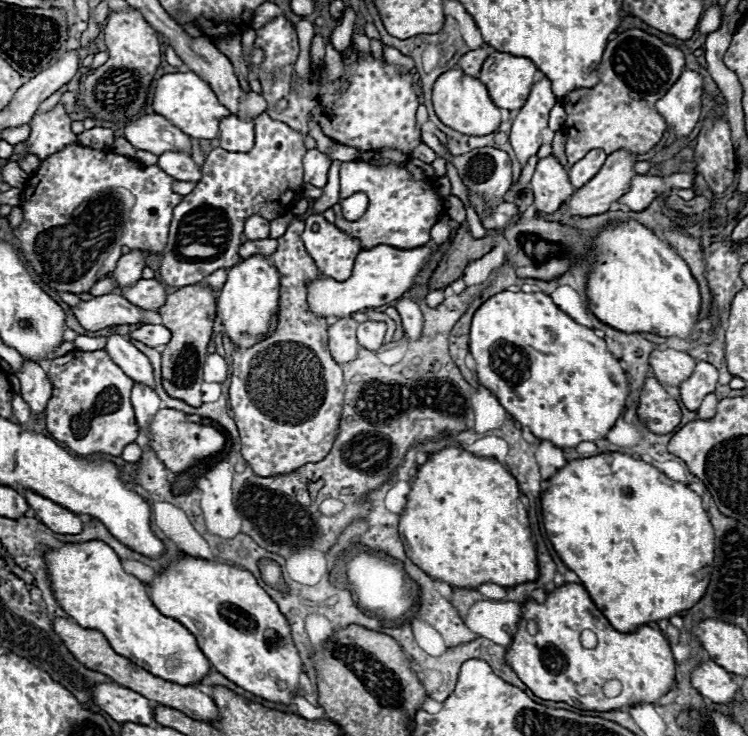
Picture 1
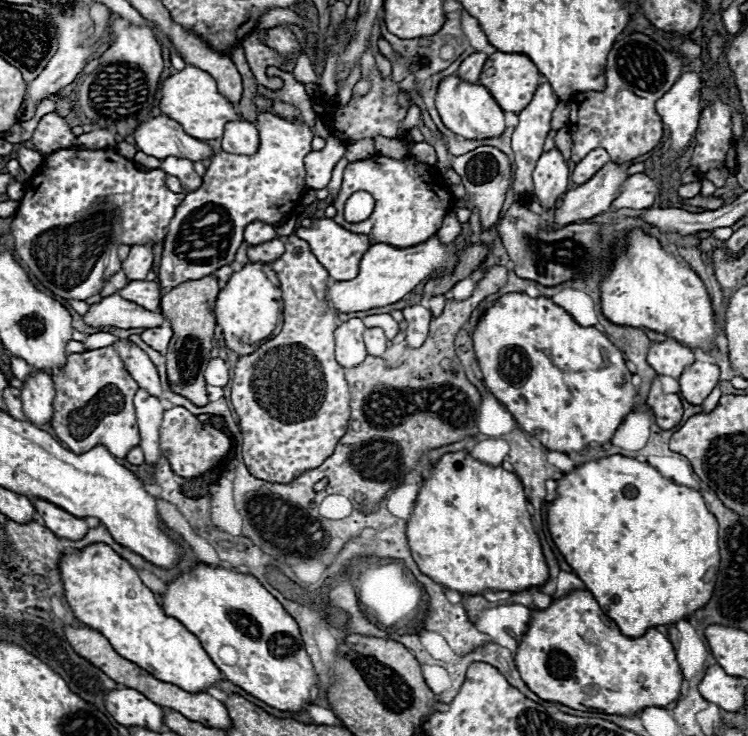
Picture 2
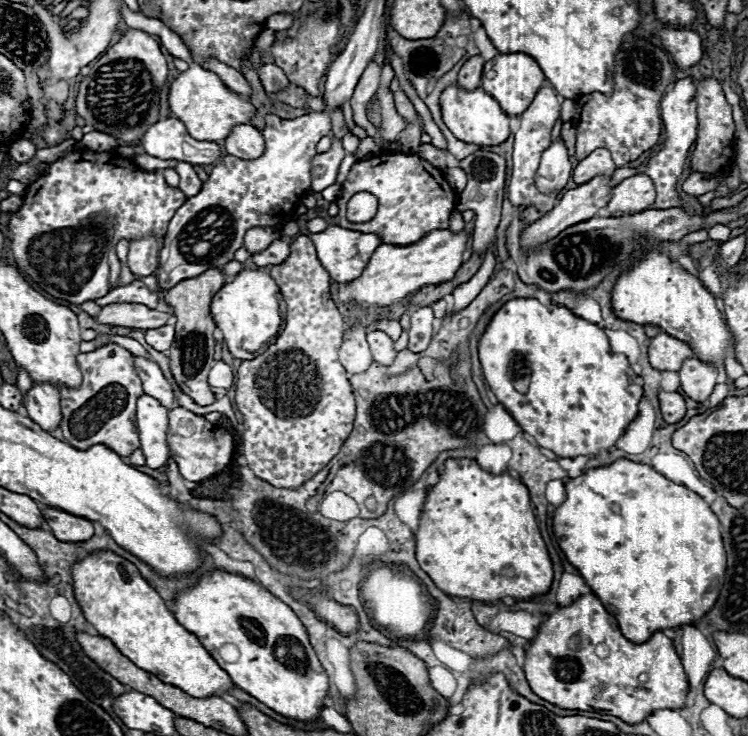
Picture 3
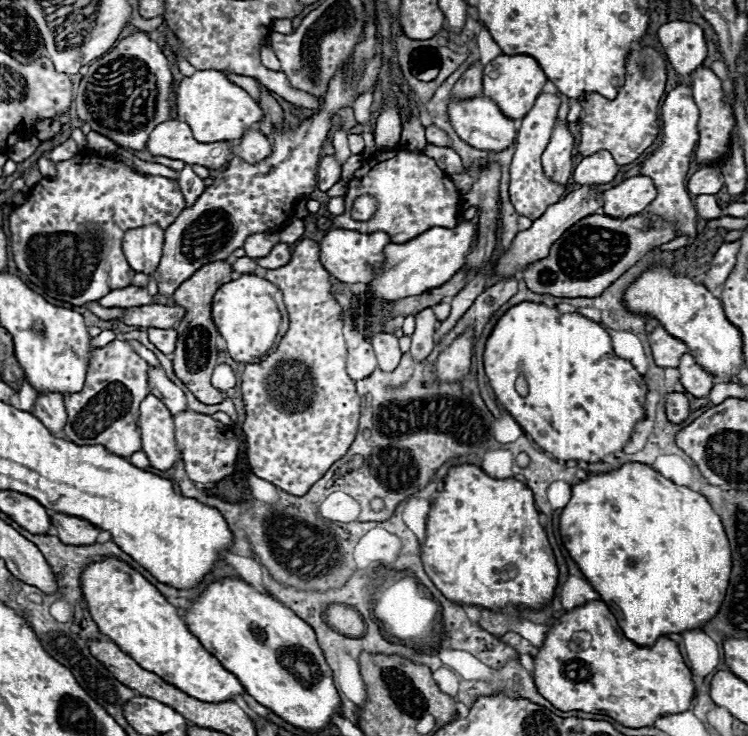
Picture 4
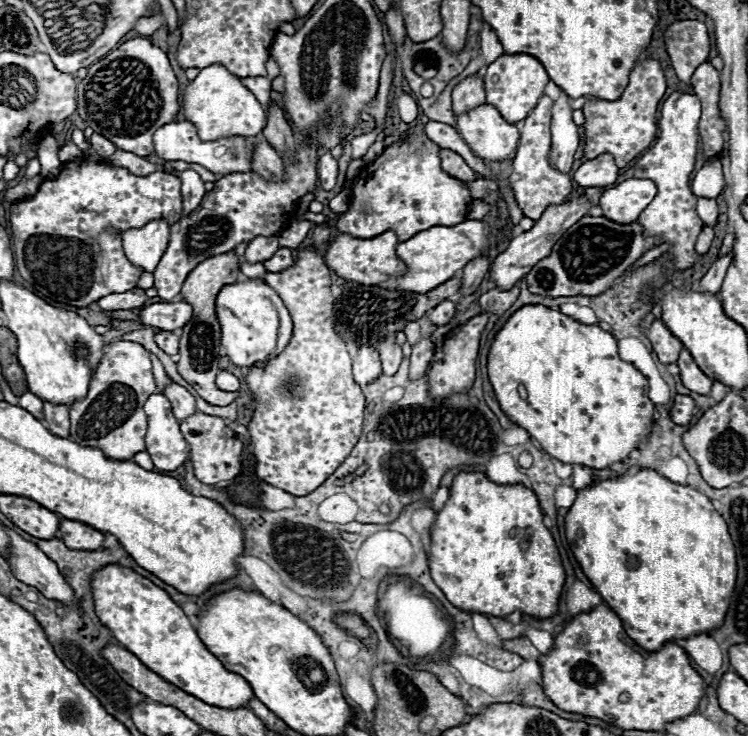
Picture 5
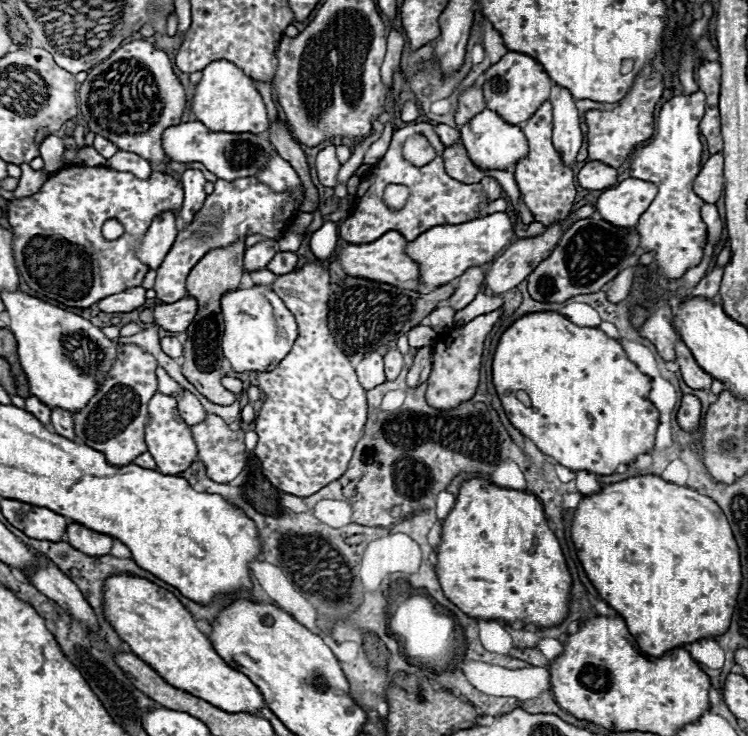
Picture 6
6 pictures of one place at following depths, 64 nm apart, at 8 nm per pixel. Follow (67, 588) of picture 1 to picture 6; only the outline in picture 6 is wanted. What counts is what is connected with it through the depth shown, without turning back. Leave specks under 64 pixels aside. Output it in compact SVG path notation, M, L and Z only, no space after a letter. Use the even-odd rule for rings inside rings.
M120 574L120 576L112 576L106 580L104 586L104 612L108 622L114 626L114 630L120 634L120 638L132 648L132 652L144 660L148 666L152 666L168 684L172 684L178 690L184 690L192 696L198 696L206 702L210 702L212 706L224 710L224 712L244 712L244 714L254 714L260 716L260 710L268 708L262 692L258 690L256 684L250 682L248 676L244 676L242 672L230 668L214 650L212 642L208 640L208 636L198 630L196 620L192 618L192 614L186 610L186 606L168 590L144 580L144 578L136 578L130 574Z

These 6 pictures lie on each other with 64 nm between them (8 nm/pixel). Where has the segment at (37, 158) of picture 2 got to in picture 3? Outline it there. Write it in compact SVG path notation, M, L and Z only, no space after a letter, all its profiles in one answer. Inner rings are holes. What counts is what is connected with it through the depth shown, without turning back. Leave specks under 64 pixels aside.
M32 138L16 140L16 142L10 146L10 150L8 150L10 158L13 158L19 164L30 162L36 152L37 149L36 146L34 146L34 142L32 142Z

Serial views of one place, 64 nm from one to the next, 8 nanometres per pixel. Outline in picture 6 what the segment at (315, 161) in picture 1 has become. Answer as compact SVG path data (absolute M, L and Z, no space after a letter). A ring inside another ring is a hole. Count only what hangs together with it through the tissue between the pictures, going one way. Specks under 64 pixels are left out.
M328 146L324 150L320 150L320 154L316 156L316 172L318 172L318 180L328 186L334 188L336 186L336 174L340 170L340 162L336 158L336 146Z

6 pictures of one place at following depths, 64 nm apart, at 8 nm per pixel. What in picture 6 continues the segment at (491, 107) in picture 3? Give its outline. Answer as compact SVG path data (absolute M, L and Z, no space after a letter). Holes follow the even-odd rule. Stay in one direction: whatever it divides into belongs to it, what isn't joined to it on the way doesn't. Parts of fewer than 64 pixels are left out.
M492 110L480 112L476 118L472 118L472 122L462 126L462 142L468 150L470 160L484 170L506 170L508 166L516 166L528 154L528 142L522 130L504 122Z

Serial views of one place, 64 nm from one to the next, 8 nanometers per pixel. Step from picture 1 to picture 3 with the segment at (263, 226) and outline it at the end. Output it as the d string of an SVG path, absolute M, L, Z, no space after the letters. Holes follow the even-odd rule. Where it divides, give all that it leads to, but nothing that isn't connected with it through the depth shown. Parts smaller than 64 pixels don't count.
M272 228L248 230L248 234L244 236L244 248L250 254L258 254L258 252L264 252L278 238L280 238L280 232L278 230L272 230Z

